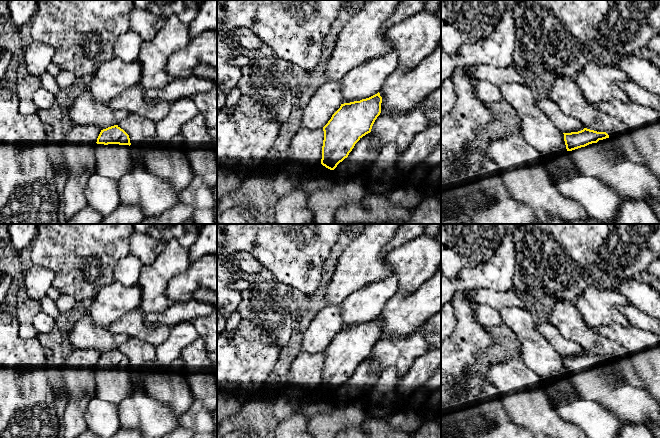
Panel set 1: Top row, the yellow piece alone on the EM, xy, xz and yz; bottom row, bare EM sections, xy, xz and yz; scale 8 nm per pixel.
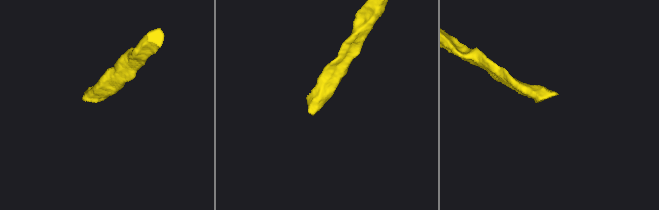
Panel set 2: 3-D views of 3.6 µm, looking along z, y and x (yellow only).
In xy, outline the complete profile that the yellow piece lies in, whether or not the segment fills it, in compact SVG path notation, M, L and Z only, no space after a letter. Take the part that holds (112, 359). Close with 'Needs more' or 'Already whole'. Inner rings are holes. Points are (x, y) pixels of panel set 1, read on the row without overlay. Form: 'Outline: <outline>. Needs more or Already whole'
Outline: M118 349L101 354L95 368L95 396L118 405L134 387L129 359Z. Needs more

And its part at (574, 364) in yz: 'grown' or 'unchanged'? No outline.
grown

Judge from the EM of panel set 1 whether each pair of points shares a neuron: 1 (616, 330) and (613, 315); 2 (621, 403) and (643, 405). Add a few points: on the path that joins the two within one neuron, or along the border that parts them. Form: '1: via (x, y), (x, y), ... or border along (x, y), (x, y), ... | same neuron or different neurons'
1: border along (630, 325), (609, 324), (594, 329) | different neurons
2: via (626, 403), (638, 405) | same neuron

